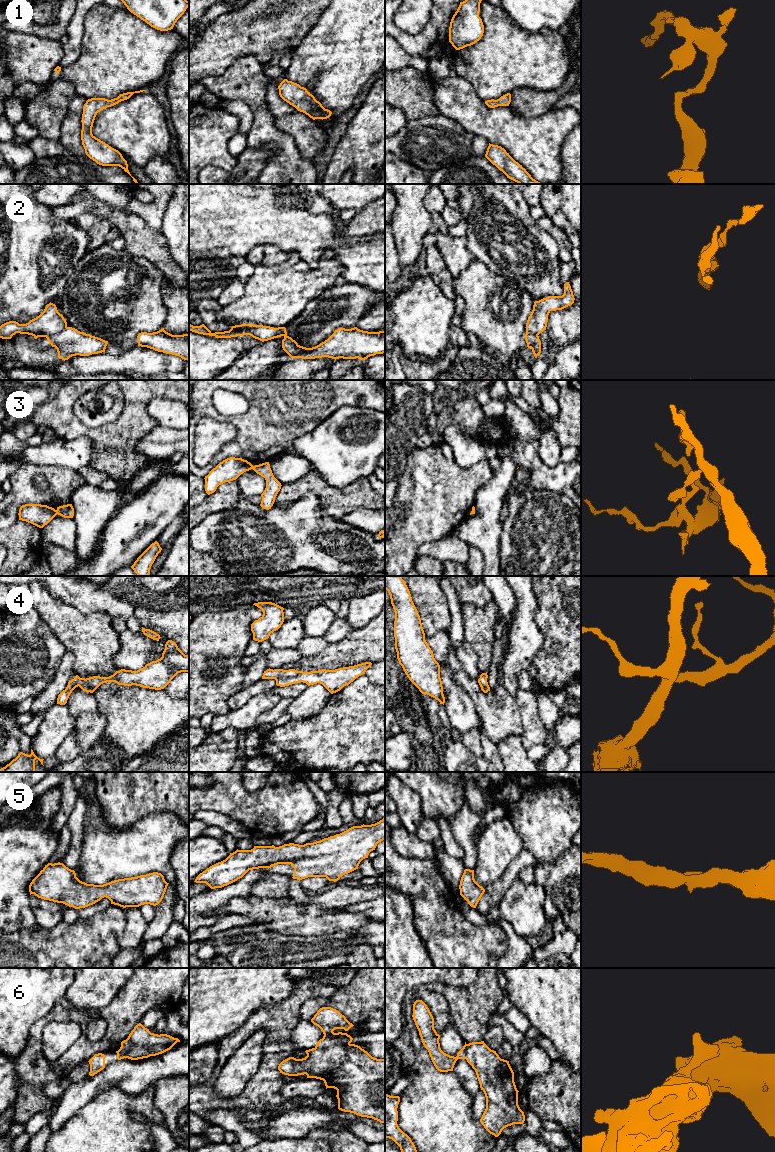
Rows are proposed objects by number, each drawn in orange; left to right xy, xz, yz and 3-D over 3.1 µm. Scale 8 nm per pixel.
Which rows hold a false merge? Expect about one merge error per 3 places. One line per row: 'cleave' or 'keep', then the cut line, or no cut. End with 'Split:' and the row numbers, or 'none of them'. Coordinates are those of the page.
1: keep; no cut
2: cleave; cut in xy along (66, 326), (60, 332), (49, 334), (46, 337)
3: cleave; cut in xy along (55, 510), (57, 513)
4: keep; no cut
5: keep; no cut
6: keep; no cut
Split: 2, 3

